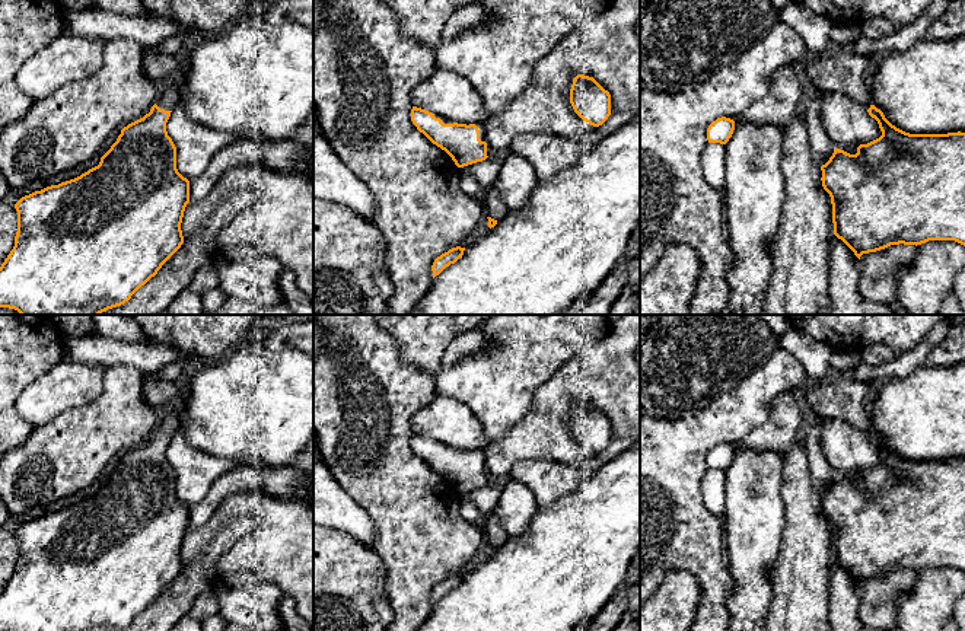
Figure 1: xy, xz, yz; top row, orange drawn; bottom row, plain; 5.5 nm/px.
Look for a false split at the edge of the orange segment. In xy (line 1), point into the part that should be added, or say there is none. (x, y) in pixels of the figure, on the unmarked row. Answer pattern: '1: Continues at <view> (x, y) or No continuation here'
1: Continues at xy (158, 392)

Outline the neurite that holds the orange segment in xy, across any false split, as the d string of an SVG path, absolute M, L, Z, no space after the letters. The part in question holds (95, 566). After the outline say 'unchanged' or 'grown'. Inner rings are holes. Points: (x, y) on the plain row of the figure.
M153 373L143 375L141 392L155 411L166 411L150 439L121 456L98 493L15 530L17 558L13 576L0 593L0 631L124 631L184 570L181 549L190 529L190 507L176 495L176 474L166 458L181 423L181 411L168 407L179 389L175 382Z; grown

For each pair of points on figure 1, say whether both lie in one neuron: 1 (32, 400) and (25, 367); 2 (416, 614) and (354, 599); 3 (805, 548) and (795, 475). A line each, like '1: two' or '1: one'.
1: two
2: two
3: one

